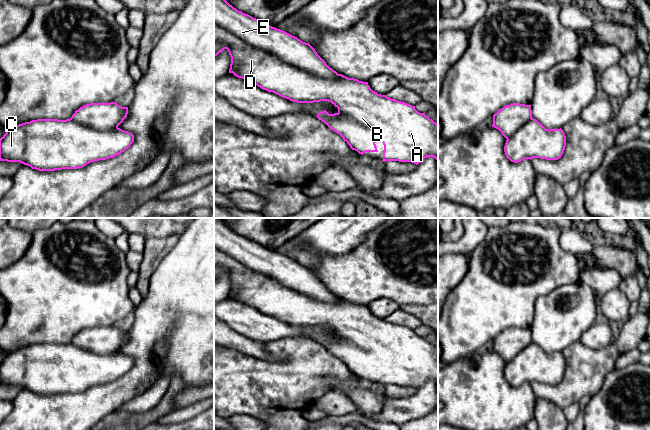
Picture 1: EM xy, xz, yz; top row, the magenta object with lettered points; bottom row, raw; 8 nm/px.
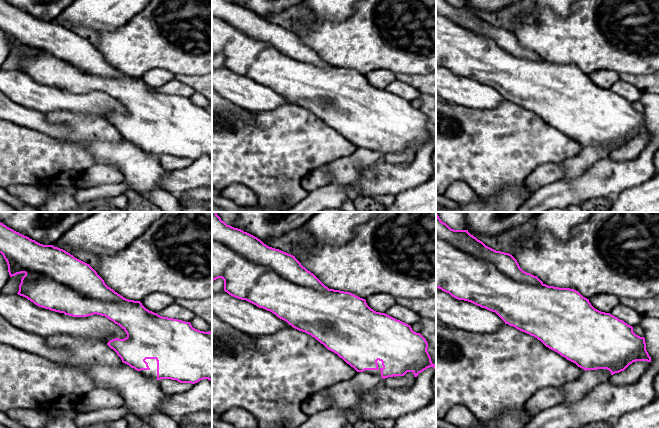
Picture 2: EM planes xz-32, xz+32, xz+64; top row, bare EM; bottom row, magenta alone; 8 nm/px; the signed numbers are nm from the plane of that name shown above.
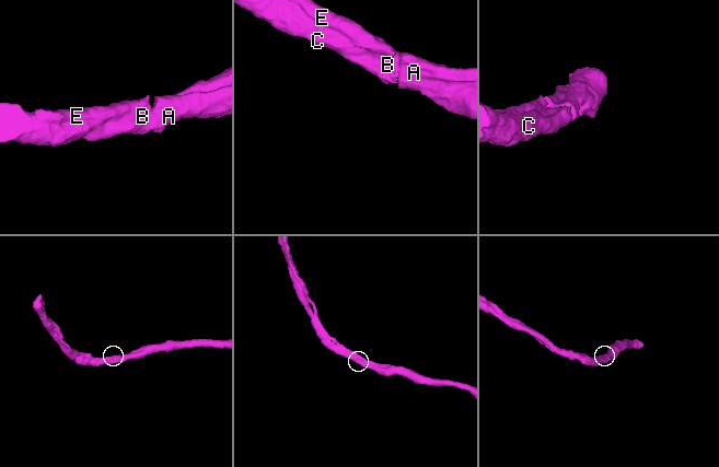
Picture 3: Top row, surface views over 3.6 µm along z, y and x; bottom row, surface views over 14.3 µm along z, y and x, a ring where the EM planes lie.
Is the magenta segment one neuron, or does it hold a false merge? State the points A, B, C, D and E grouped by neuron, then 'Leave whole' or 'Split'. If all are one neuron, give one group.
Groups: A B C D E. Leave whole

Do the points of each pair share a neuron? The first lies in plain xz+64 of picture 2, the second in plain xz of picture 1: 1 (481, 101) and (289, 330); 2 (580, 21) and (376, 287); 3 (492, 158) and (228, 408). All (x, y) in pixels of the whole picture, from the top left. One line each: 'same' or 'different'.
1: same
2: same
3: same

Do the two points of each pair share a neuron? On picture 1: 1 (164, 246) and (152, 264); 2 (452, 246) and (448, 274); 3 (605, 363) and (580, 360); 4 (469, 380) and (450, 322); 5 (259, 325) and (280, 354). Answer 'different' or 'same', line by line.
1: same
2: different
3: same
4: different
5: different

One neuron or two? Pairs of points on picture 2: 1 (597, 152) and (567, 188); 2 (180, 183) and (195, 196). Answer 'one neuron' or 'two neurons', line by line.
1: two neurons
2: two neurons

